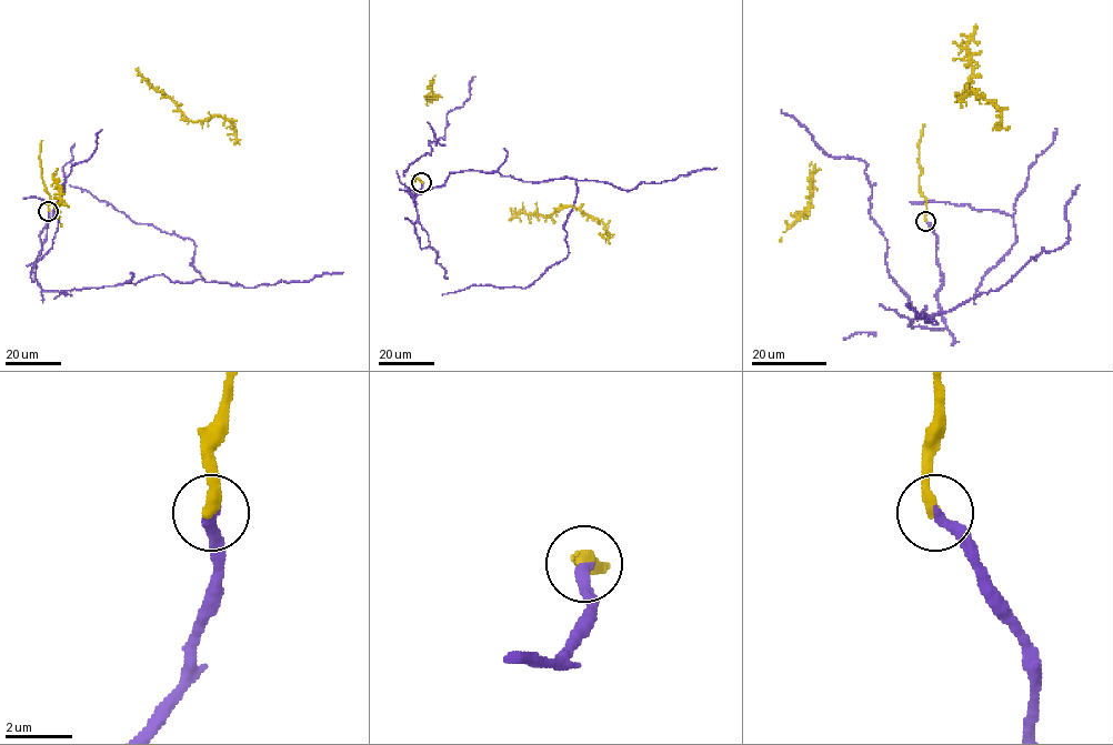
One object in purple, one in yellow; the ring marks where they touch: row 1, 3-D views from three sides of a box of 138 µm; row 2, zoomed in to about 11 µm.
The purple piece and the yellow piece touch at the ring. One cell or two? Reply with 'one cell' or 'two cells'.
one cell

